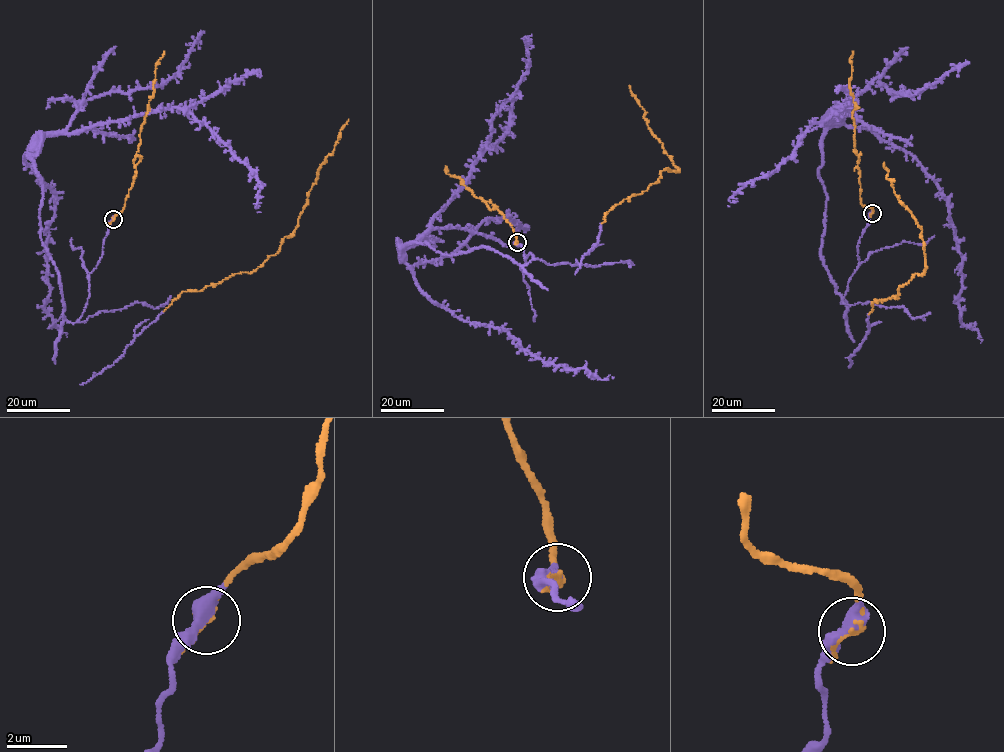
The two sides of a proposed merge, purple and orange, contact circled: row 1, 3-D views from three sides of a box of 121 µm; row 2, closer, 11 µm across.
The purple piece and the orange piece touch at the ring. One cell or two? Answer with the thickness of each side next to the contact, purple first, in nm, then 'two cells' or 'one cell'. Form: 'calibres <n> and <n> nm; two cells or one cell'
calibres 440 and 100 nm; one cell

